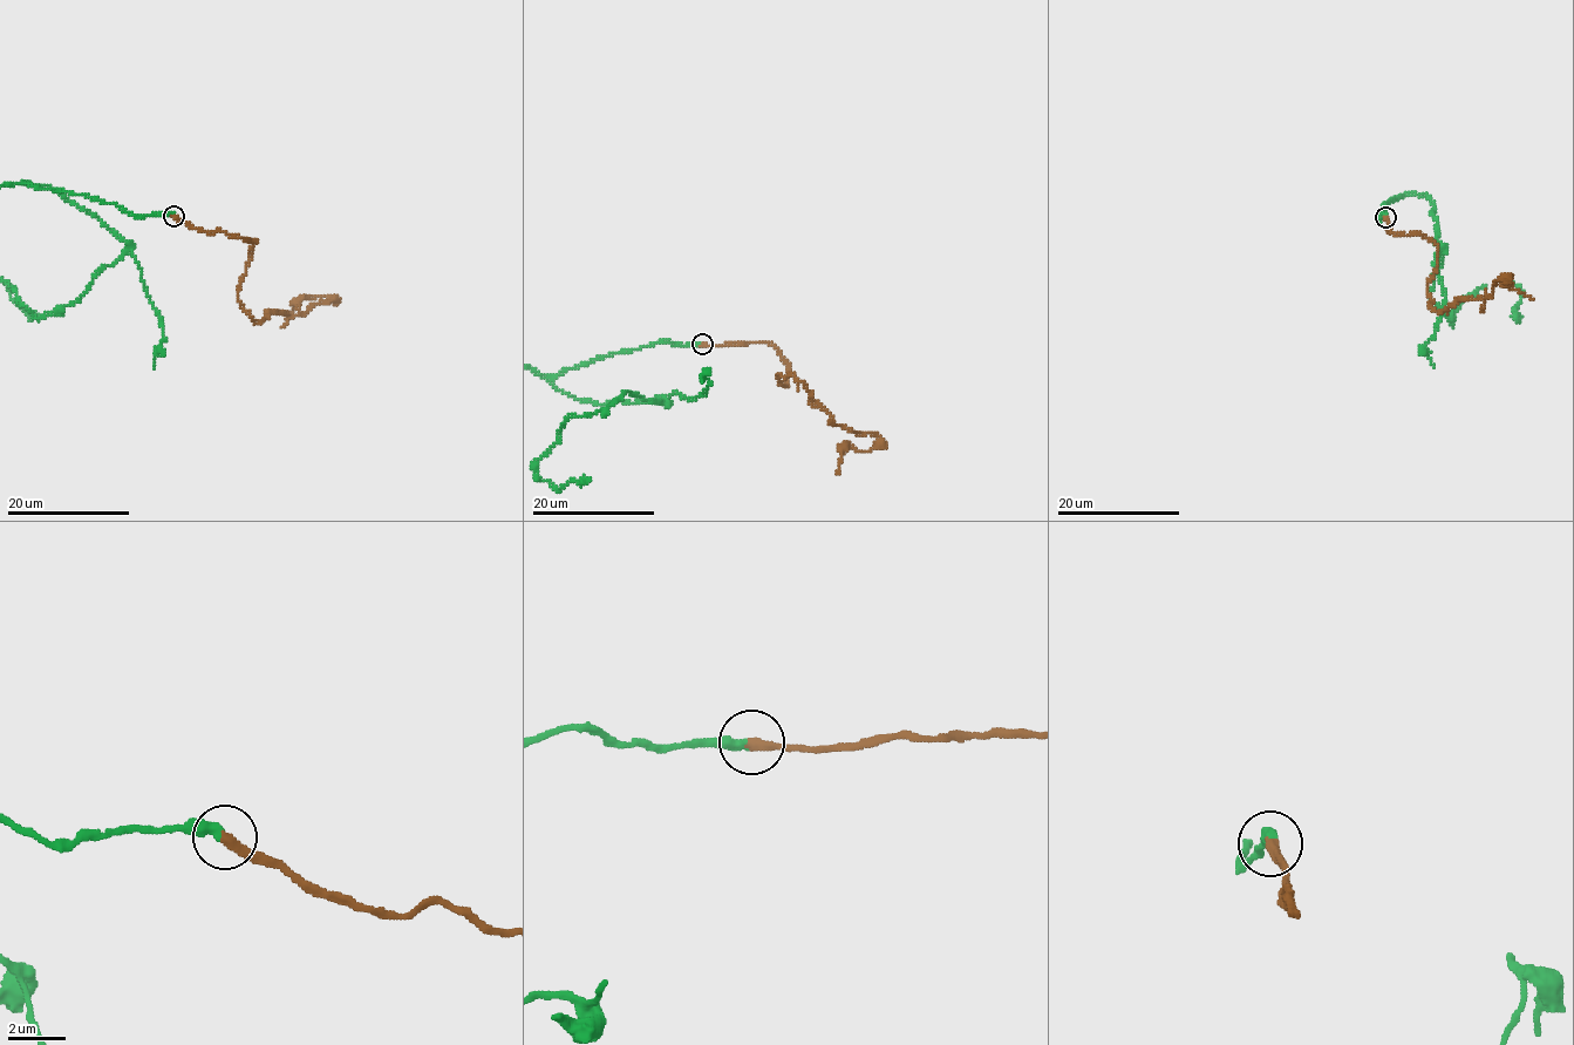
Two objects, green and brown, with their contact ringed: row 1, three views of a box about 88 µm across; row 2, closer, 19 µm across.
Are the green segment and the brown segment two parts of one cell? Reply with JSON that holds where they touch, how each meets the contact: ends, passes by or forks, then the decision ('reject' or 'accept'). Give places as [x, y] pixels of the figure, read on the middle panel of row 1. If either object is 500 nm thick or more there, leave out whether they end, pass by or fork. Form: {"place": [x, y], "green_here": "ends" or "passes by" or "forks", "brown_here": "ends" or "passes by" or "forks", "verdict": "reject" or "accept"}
{"place": [702, 344], "green_here": "ends", "brown_here": "ends", "verdict": "accept"}

